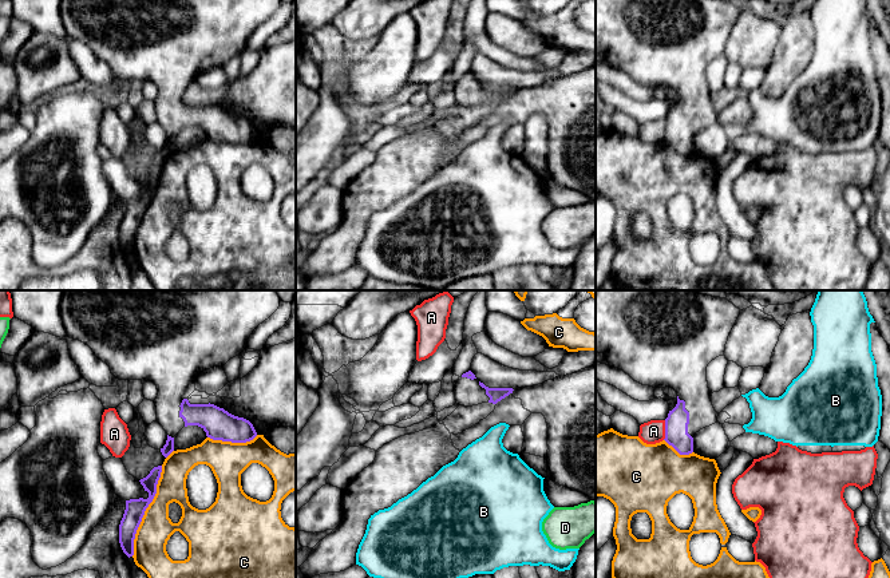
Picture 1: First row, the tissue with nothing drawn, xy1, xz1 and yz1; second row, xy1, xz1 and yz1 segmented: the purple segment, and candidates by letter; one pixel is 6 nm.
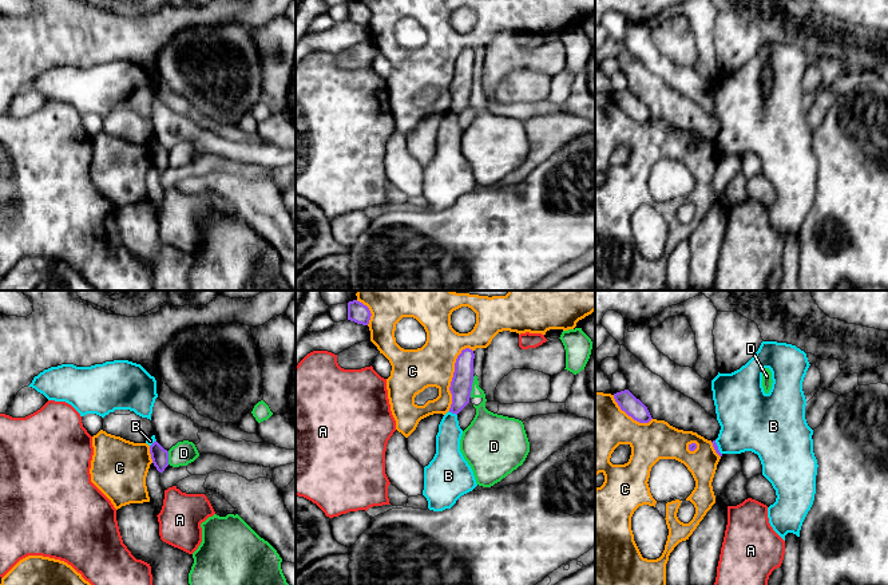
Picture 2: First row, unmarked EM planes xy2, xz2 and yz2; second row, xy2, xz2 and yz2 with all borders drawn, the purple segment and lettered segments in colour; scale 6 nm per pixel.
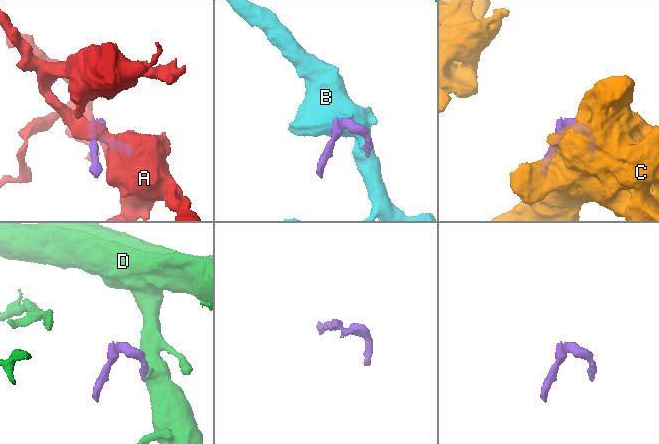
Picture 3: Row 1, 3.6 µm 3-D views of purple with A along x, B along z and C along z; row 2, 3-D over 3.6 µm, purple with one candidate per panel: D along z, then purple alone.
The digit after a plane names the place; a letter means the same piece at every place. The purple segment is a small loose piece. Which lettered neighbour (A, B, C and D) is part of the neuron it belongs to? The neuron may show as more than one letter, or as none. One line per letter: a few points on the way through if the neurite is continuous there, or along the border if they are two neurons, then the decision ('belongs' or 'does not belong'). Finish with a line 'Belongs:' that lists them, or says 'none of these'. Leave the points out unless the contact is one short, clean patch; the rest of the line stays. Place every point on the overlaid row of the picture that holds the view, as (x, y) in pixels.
A: does not belong
B: border along xz2 (448, 411), (456, 415); does not belong
C: does not belong
D: border along xz2 (474, 376), (470, 396); does not belong
Belongs: none of these

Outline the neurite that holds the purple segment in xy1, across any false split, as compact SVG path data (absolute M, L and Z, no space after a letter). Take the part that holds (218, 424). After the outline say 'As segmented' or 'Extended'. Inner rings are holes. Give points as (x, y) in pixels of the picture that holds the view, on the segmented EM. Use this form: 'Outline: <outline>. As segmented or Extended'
Outline: M64 290L60 316L70 339L88 345L95 356L110 367L119 380L147 379L157 385L157 421L167 434L161 452L167 458L174 451L174 436L183 427L198 425L213 440L246 443L257 436L253 424L214 404L190 404L187 397L195 391L195 377L210 368L224 367L245 348L253 330L280 306L276 290L193 290L181 294L170 290Z. Extended

